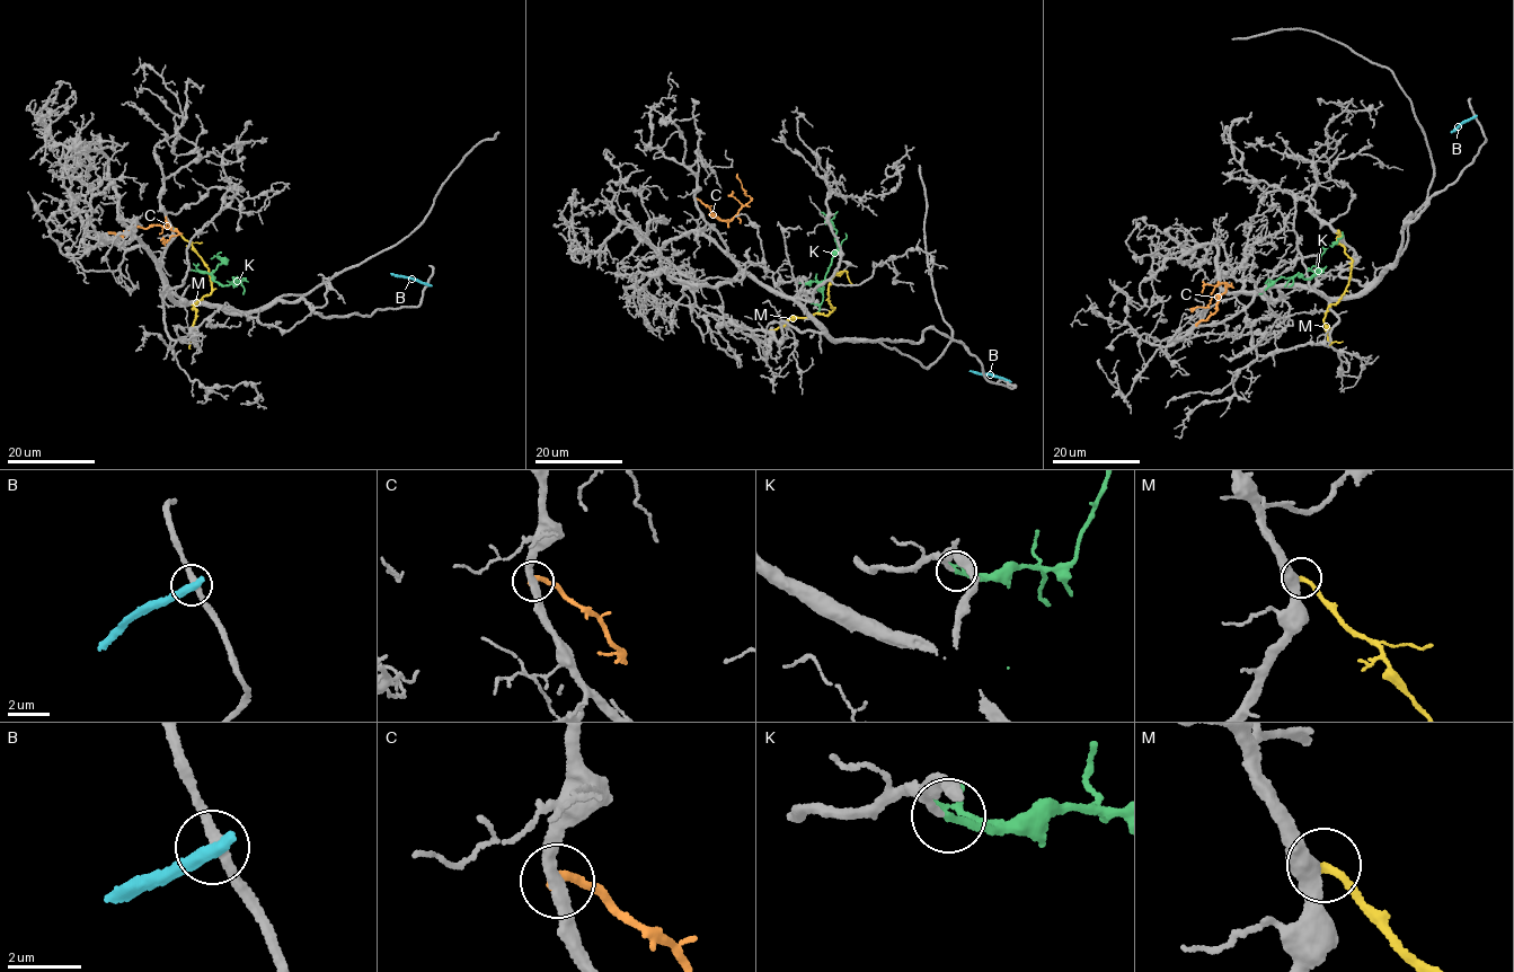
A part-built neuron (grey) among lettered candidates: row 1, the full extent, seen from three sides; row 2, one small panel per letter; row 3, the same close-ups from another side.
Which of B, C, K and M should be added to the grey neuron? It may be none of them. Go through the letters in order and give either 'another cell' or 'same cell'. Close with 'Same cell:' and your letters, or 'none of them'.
B: another cell
C: another cell
K: same cell
M: another cell
Same cell: K

